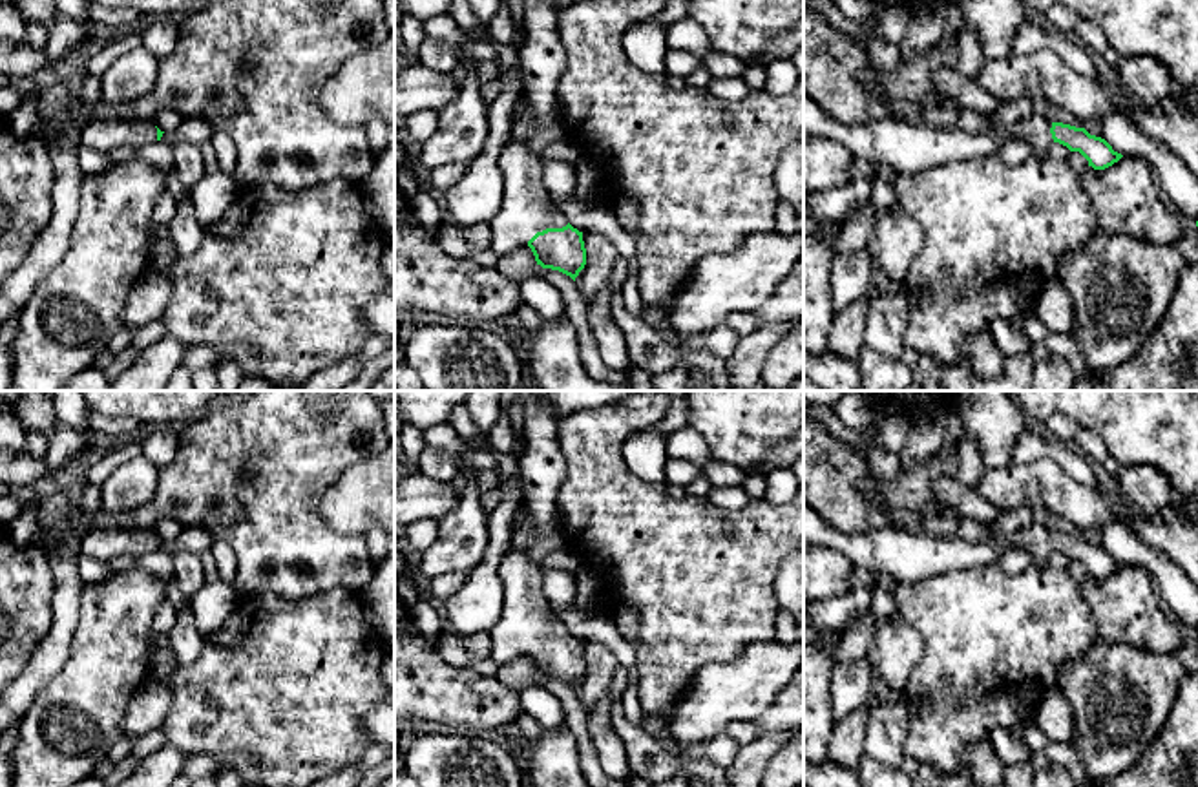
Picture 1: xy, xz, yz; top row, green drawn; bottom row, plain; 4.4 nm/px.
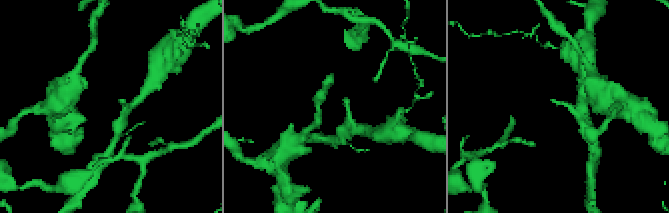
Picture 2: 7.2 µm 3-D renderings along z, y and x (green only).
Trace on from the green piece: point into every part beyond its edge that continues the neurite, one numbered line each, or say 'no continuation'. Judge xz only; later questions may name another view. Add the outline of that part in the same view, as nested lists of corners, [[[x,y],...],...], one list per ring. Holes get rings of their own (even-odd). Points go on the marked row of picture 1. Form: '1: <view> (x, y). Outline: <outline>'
1: xz (526, 209). Outline: [[[510,139],[500,150],[499,168],[504,175],[504,201],[489,223],[497,256],[528,247],[537,232],[568,225],[542,184],[544,164],[526,141]]]

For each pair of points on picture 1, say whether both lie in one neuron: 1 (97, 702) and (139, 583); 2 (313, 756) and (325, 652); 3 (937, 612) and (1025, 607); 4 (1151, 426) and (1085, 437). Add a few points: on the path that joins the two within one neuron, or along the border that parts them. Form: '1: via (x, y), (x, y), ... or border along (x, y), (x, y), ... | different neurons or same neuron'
1: via (103, 672), (108, 663), (117, 612) | same neuron
2: via (313, 731), (313, 678) | same neuron
3: via (959, 612), (1003, 612) | same neuron
4: border along (1082, 426), (1094, 431), (1109, 453) | different neurons

